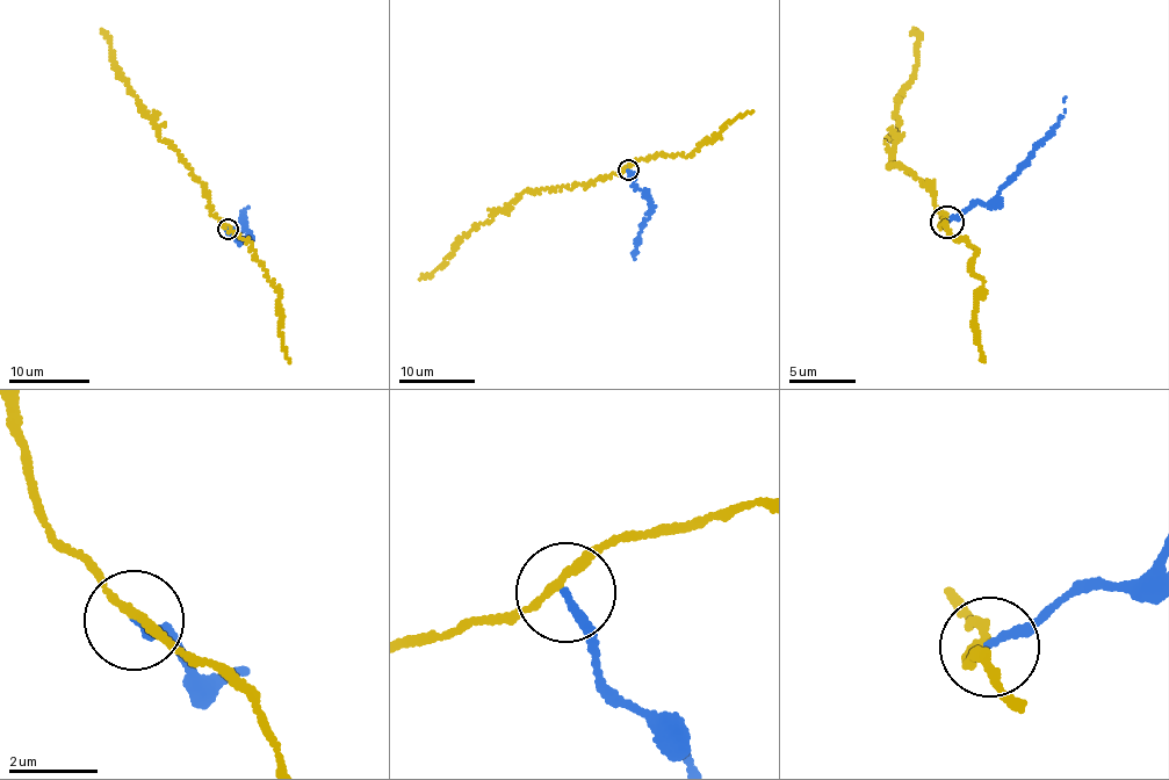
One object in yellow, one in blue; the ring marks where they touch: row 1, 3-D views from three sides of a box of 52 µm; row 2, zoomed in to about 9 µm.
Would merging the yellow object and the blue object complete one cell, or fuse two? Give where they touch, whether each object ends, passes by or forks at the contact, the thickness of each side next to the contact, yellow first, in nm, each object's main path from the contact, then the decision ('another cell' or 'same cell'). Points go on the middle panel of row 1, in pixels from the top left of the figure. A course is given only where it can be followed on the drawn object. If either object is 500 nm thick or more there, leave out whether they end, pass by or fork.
place (628, 170); yellow passes by; blue ends; calibres 180 and 180 nm; course yellow (627, 168), (591, 183), (524, 193), (506, 209), (460, 238), (435, 269), (418, 280); course blue (628, 170), (634, 183), (647, 192), (651, 208), (637, 237), (635, 259); another cell

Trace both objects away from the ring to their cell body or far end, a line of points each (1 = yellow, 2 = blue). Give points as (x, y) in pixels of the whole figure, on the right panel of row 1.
1: (945, 222), (933, 188), (894, 163), (892, 167), (900, 116), (895, 113), (899, 96), (914, 73), (916, 28)
2: (946, 221), (971, 204), (991, 200), (1016, 177), (1065, 113), (1066, 98)

